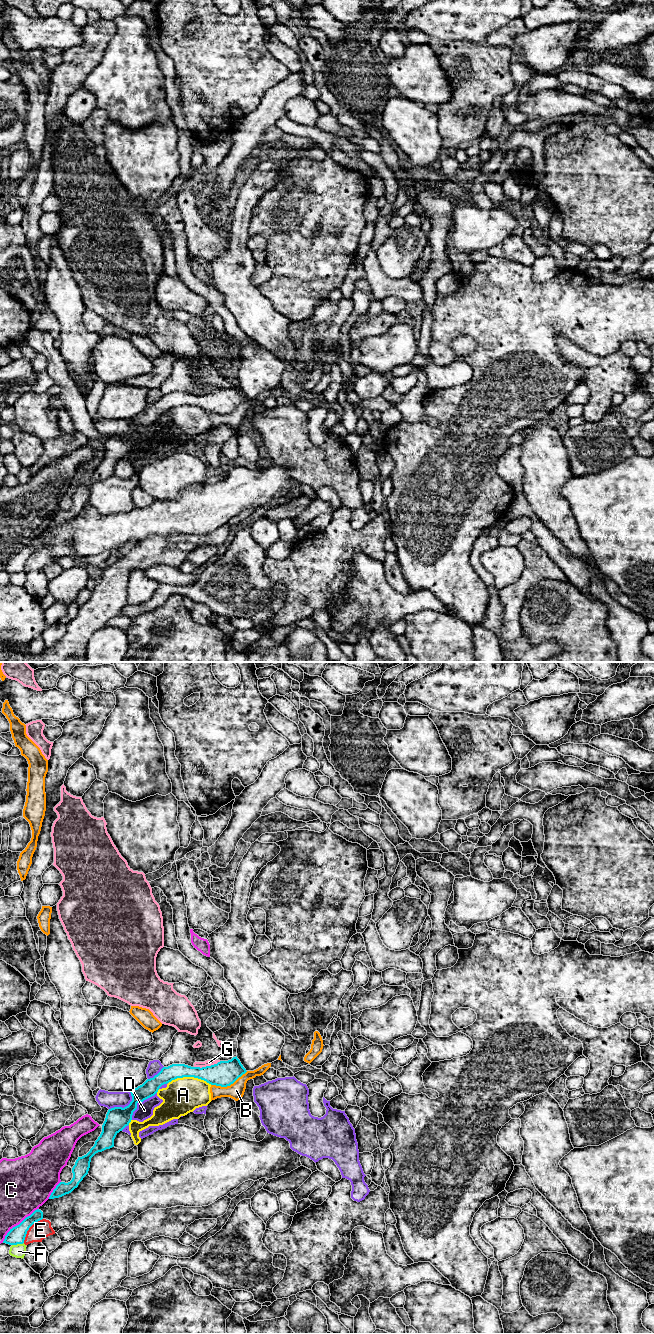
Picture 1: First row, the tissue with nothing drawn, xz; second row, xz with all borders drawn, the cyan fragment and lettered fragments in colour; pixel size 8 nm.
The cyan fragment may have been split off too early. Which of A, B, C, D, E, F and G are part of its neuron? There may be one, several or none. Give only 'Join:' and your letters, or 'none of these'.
Join: none of these

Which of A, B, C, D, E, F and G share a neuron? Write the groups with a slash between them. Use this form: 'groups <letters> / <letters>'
groups A / B / C / D / E / F / G

